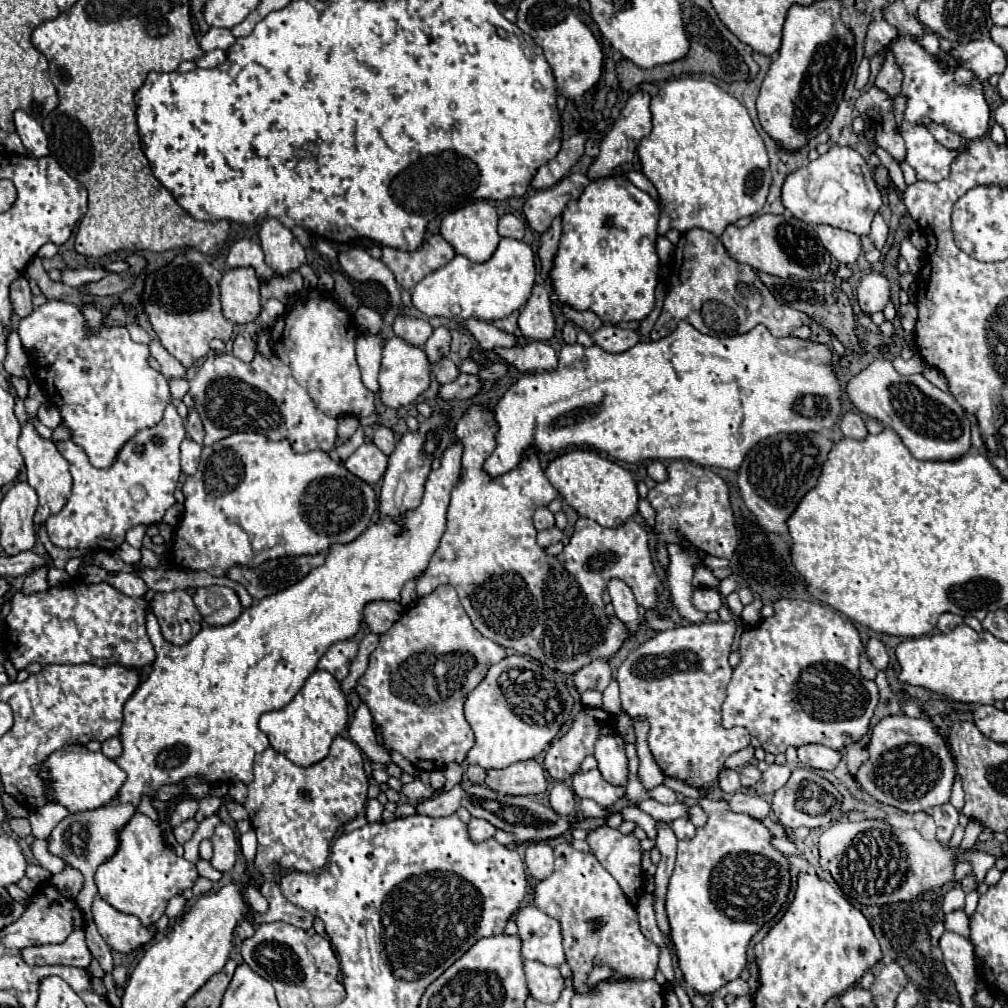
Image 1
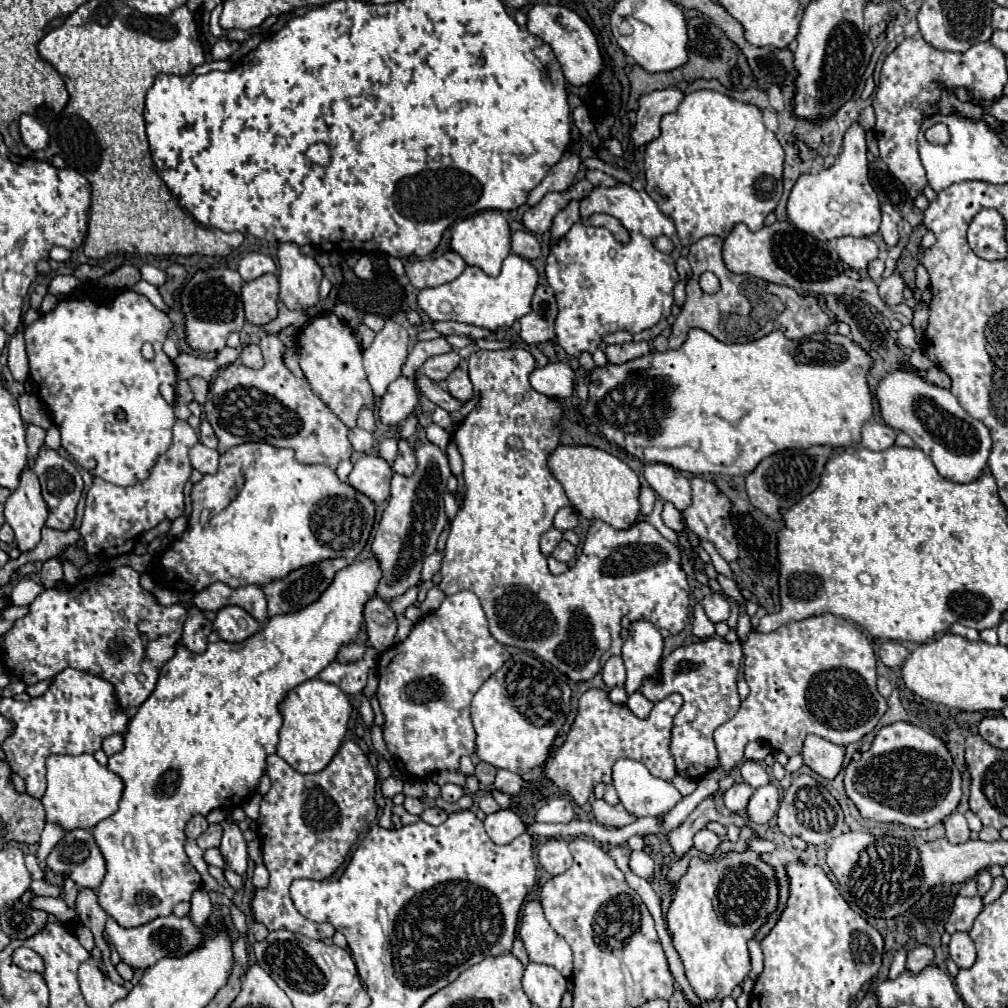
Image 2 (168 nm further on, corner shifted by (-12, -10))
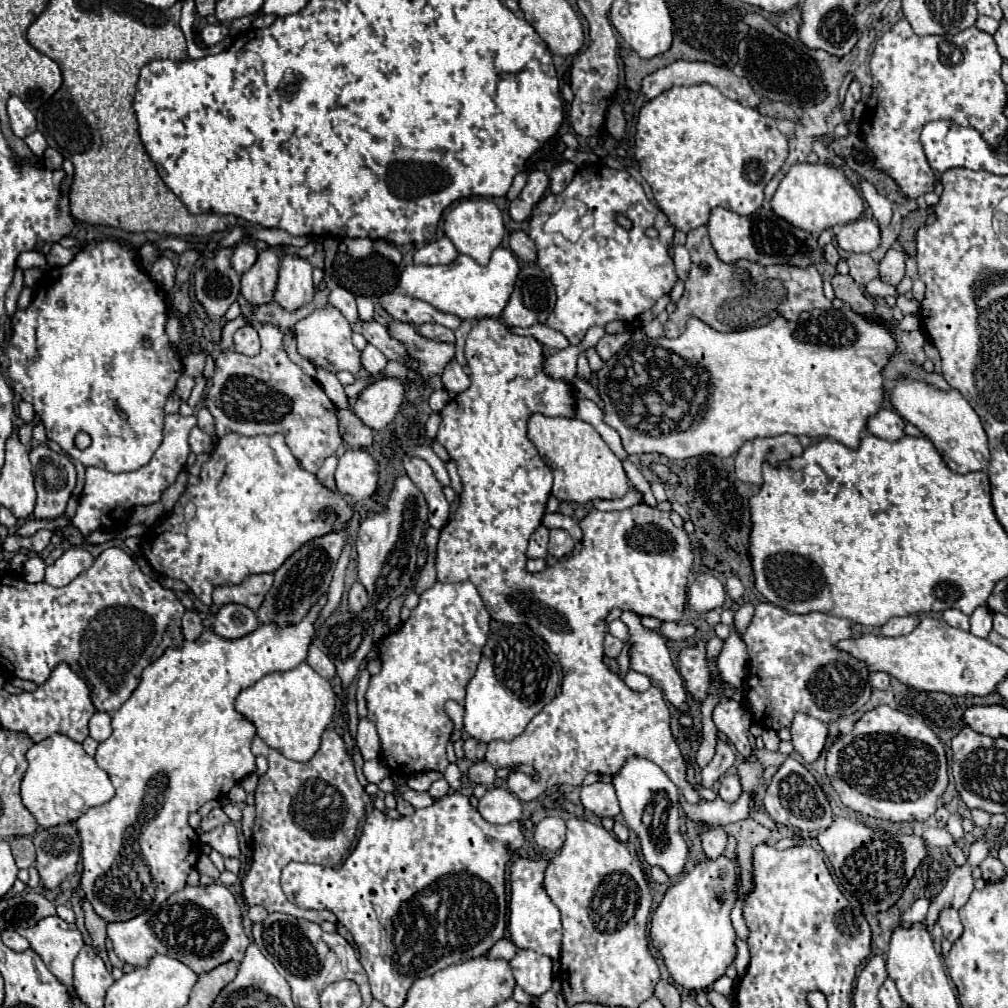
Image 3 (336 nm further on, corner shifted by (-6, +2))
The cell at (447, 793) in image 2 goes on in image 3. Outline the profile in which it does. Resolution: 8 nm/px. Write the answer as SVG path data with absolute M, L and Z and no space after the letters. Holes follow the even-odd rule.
M440 779L440 781L432 783L432 787L428 789L428 793L430 793L432 799L440 799L440 797L444 797L444 795L450 793L450 785L448 785L446 779Z

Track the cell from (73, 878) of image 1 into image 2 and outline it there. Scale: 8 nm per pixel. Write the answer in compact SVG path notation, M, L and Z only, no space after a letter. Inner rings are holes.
M80 889L78 897L76 897L76 915L80 917L80 921L90 927L90 931L94 933L94 939L96 939L96 947L102 949L102 959L104 959L104 965L108 969L108 977L114 981L114 983L120 983L124 985L124 979L118 975L116 967L110 963L110 949L104 941L104 923L108 919L106 911L100 907L98 899L96 899L96 893L92 889Z

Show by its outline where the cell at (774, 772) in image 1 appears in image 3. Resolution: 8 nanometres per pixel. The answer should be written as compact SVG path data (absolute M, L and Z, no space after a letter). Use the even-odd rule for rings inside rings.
M742 793L740 799L736 803L726 803L720 797L708 801L708 799L700 799L698 803L690 805L684 801L684 811L686 817L702 827L722 827L728 823L736 823L748 817L748 807L750 807L752 797Z

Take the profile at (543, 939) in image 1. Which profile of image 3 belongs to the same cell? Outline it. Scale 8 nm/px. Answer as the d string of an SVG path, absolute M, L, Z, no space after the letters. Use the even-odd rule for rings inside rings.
M544 851L534 857L514 857L510 863L510 919L508 931L510 939L518 949L532 949L536 953L548 955L552 959L560 957L562 945L562 921L558 907L550 901L544 889L544 871L550 859Z

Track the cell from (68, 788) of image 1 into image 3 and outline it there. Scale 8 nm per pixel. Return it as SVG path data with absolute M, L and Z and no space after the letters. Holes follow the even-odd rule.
M54 733L48 739L34 743L26 751L26 759L28 769L22 777L20 795L24 807L34 815L40 827L76 821L86 809L104 805L114 797L114 787L106 771L96 765L96 761L82 749L80 743L62 733Z

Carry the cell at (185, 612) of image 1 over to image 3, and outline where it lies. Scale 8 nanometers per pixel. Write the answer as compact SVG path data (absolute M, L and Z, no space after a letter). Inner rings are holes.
M186 611L184 617L182 617L182 633L188 641L194 641L200 637L200 633L204 631L204 625L202 625L202 619L198 613L194 611Z

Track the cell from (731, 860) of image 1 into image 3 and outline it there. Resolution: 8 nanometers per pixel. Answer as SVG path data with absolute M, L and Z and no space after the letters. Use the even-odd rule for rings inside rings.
M726 857L698 863L664 893L650 923L650 939L664 959L676 985L688 991L704 991L736 957L736 933L730 923L730 909L736 901L738 863Z

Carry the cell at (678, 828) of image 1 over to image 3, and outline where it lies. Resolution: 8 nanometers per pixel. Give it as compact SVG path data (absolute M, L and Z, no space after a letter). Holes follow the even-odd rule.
M712 827L702 833L702 849L708 859L718 859L724 855L728 843L728 833L722 827Z

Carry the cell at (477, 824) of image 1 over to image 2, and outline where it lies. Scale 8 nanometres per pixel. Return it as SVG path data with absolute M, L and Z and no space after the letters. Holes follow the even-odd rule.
M502 809L498 813L488 815L484 819L484 827L486 827L488 837L496 845L506 845L506 843L510 843L512 839L516 839L518 835L522 835L526 831L526 825L522 823L522 819L508 809Z

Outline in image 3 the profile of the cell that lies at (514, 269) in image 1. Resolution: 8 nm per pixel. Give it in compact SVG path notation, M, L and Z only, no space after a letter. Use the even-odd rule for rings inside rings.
M498 247L490 263L486 267L478 265L468 255L458 255L448 265L406 265L400 273L400 287L408 297L422 299L430 303L434 309L450 315L458 315L460 319L482 319L482 317L500 317L506 307L510 293L514 289L514 279L520 267L510 249Z

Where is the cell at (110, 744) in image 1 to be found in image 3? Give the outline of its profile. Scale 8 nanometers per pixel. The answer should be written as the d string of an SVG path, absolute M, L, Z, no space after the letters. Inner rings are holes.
M96 711L90 719L90 737L96 739L96 741L104 741L104 739L110 737L110 733L112 733L110 715L102 713L102 711Z

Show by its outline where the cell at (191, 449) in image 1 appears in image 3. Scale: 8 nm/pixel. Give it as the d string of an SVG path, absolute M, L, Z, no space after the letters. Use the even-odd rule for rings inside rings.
M194 427L194 429L190 431L190 449L192 449L192 453L200 455L200 453L204 453L204 451L212 451L212 449L214 449L214 443L216 443L216 439L210 437L210 435L206 435L206 433L200 431L198 427Z

